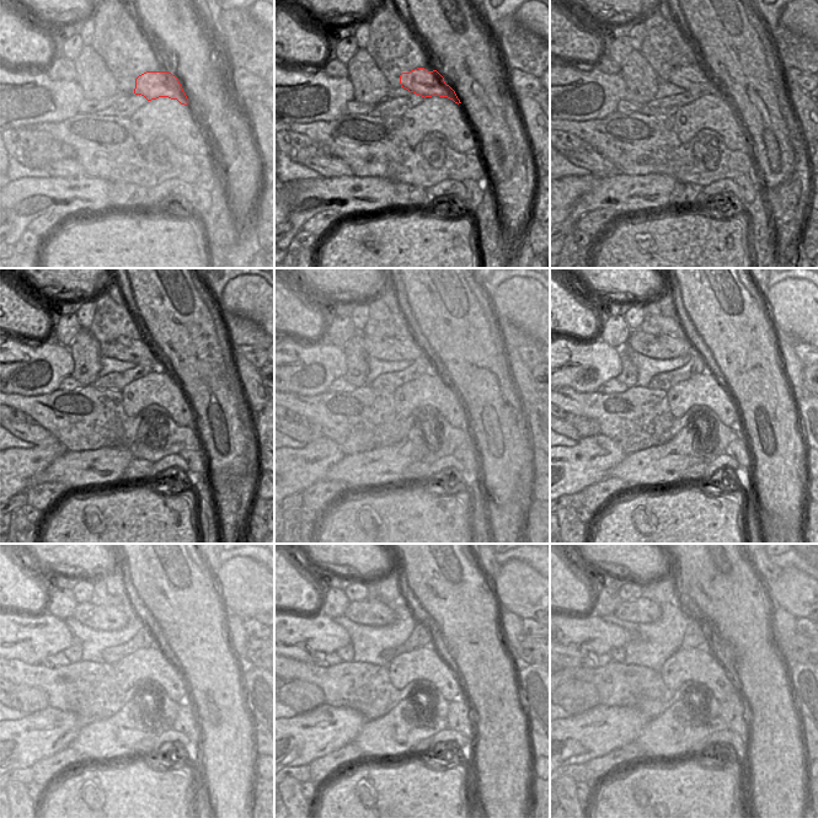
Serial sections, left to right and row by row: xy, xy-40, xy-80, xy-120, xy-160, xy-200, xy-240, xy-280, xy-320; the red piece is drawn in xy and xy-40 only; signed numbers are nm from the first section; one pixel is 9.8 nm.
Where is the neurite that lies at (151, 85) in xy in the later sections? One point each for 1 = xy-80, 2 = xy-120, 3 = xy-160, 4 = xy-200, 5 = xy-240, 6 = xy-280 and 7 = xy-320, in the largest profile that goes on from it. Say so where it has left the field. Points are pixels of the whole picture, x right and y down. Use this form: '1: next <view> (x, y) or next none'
1: next xy-80 (691, 78)
2: next xy-120 (142, 352)
3: next xy-160 (385, 348)
4: next xy-200 (661, 347)
5: next xy-240 (100, 618)
6: next xy-280 (368, 613)
7: next xy-320 (643, 610)

